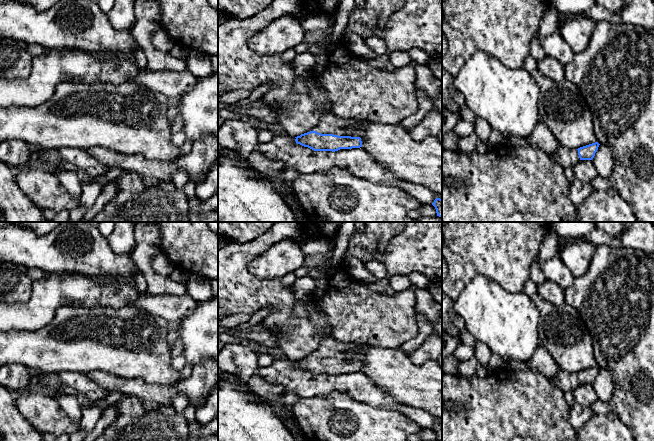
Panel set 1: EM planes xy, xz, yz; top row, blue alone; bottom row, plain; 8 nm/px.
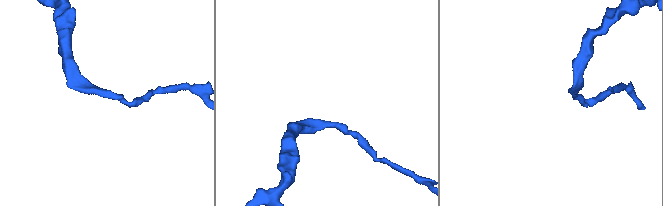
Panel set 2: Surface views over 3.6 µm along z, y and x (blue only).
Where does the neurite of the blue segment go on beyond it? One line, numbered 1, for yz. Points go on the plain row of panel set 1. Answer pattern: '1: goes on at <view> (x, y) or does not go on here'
1: goes on at yz (566, 381)

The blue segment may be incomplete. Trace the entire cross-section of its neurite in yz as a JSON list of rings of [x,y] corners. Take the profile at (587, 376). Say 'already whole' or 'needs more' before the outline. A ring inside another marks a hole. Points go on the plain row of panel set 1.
needs more | [[[595,366],[578,373],[572,373],[565,370],[559,370],[553,385],[558,387],[564,393],[573,391],[580,384],[592,384],[598,374],[599,367]]]

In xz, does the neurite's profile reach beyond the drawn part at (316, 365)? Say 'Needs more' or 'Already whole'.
Needs more

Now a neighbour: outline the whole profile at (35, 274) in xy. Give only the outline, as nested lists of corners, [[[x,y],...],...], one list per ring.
[[[27,267],[27,270],[28,270],[28,275],[33,282],[37,281],[37,280],[44,280],[49,275],[55,274],[52,272],[46,272],[41,269],[37,269],[37,268],[33,268],[33,267]]]

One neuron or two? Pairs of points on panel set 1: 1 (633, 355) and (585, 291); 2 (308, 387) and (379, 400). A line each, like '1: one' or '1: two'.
1: one
2: one

